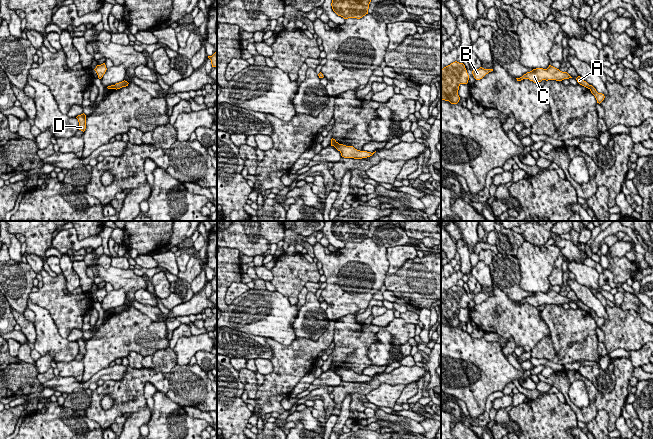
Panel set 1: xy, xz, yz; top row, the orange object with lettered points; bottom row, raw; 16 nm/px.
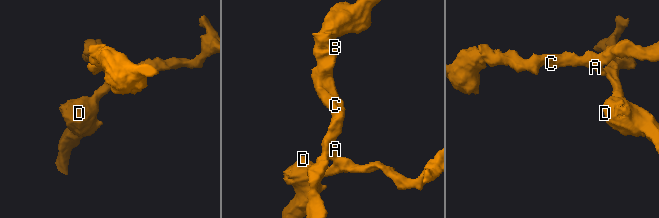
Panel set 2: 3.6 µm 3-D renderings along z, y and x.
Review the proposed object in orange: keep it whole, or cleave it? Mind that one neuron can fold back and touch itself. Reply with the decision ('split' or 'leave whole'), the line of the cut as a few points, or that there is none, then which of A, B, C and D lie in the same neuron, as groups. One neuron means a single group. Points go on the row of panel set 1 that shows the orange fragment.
split; cut in yz along (590, 85), (588, 88); A B C / D

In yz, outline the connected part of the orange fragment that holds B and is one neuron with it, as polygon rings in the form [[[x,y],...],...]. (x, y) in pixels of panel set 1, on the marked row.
[[[480,67],[479,69],[477,70],[473,70],[472,71],[472,74],[474,76],[474,78],[476,80],[480,80],[482,79],[486,74],[488,74],[489,72],[493,71],[493,69],[484,69],[482,67]]]

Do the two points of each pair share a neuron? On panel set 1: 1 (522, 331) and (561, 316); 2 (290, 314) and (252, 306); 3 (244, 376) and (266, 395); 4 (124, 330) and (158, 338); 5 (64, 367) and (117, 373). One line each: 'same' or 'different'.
1: different
2: same
3: different
4: same
5: different

